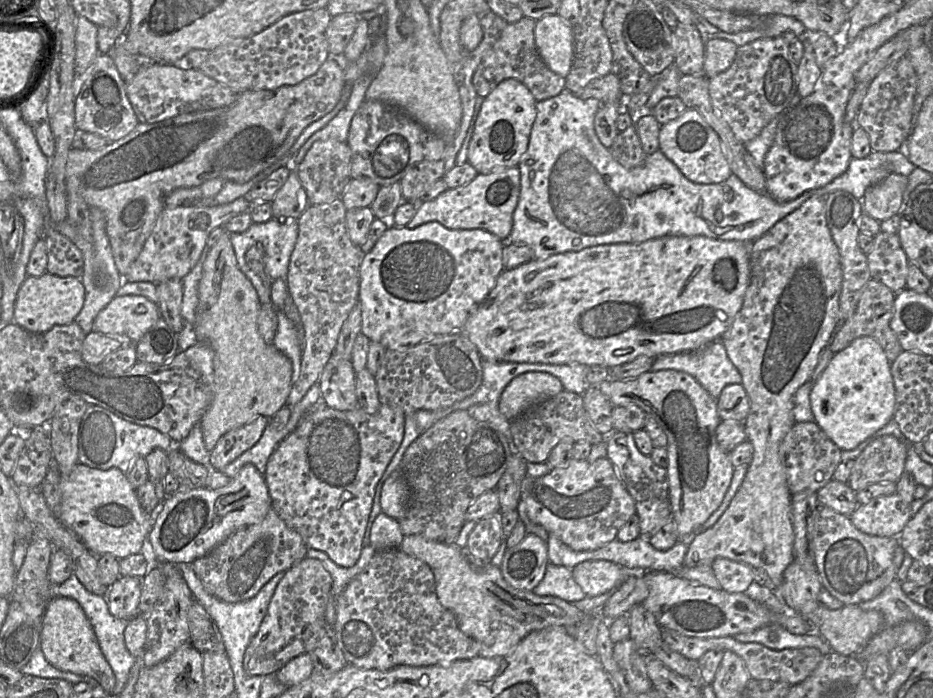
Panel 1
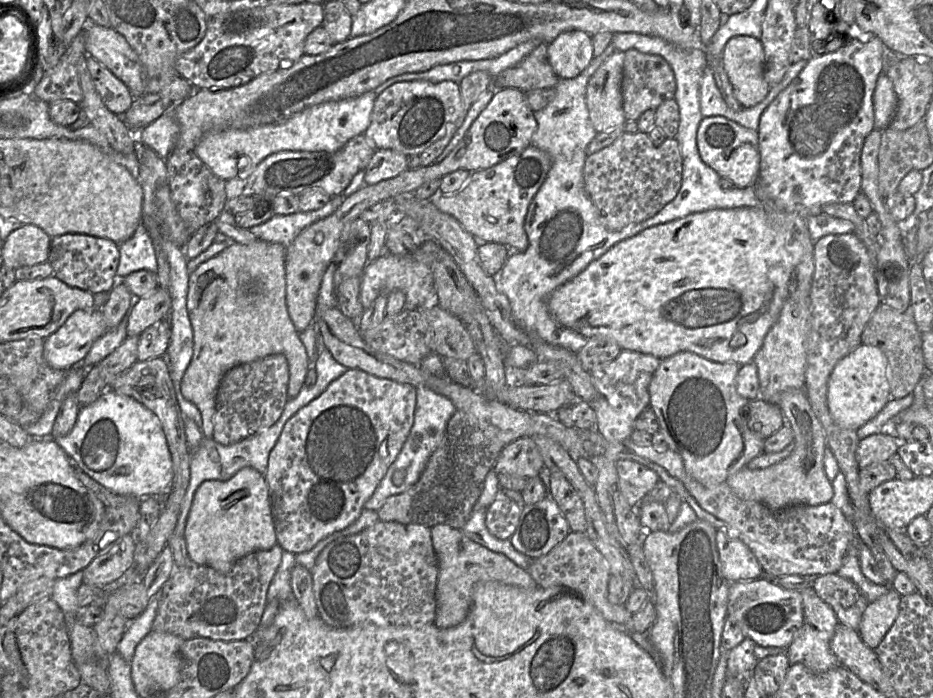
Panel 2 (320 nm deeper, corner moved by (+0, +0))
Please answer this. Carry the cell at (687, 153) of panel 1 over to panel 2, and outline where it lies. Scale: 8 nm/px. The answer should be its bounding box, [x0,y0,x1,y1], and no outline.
[697,116,760,187]

